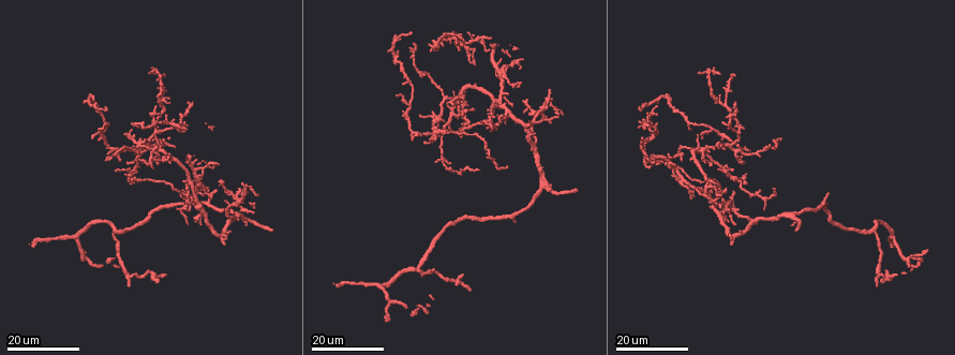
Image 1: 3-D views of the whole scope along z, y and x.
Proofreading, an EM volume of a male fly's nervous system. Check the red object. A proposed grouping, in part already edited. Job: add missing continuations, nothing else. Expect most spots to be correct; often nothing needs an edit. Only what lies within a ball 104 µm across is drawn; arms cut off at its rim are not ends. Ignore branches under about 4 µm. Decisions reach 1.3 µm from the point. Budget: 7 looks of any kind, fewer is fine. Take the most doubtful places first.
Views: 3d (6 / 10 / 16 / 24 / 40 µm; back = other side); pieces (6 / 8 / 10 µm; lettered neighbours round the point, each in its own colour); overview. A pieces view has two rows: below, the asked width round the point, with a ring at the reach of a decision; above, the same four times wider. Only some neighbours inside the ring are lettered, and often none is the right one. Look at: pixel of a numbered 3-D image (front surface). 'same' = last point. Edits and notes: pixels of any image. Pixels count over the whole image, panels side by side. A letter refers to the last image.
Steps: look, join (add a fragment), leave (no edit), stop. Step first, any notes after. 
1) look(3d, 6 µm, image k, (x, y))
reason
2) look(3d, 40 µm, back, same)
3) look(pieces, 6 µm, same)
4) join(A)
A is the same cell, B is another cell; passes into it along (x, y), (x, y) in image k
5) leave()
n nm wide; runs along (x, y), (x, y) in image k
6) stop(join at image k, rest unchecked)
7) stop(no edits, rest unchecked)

look(3d, 24 µm, image 1, (398, 94))
tapers out

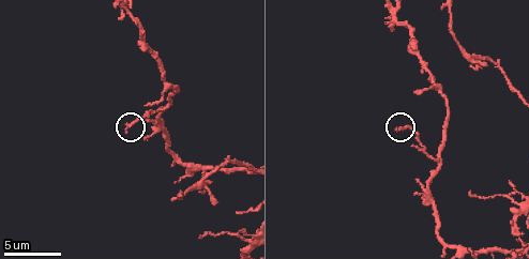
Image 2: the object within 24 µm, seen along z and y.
look(pieces, 6 µm, image 2, (126, 133))
what lies round it

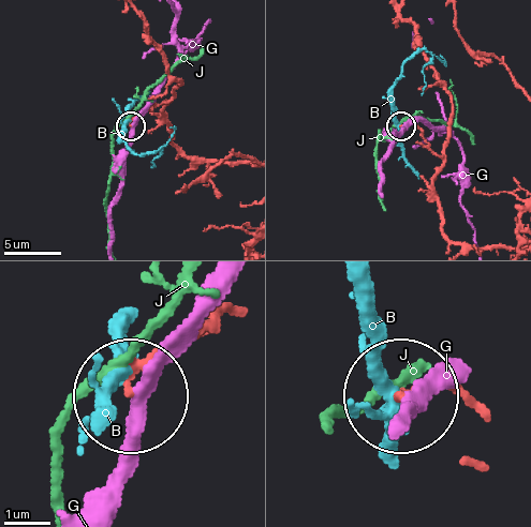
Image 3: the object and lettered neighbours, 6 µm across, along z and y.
leave()
B, G and J are other cells; runs along (451, 394), (404, 390) in image 3; none of them fits

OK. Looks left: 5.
look(3d, 16 µm, image 1, (486, 129))
tapers out

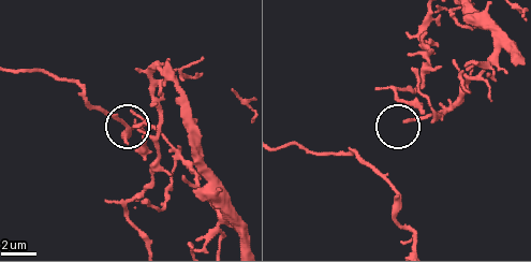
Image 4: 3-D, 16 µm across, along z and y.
look(pieces, 8 µm, image 4, (407, 119))

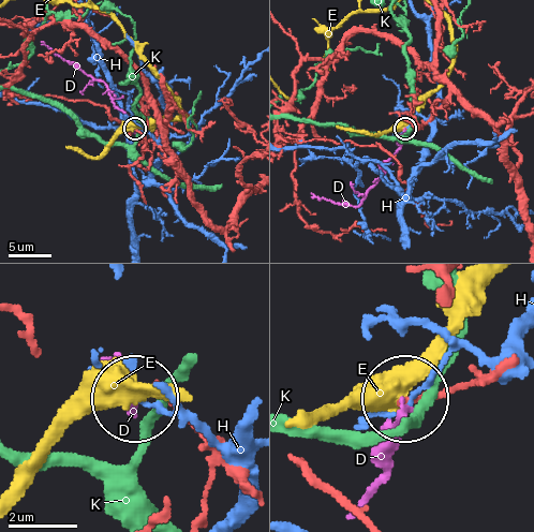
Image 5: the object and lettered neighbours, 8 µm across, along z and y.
leave()
D, E, H and K are other cells; runs along (499, 365), (439, 396), (406, 399) in image 5; none of them fits

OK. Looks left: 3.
look(3d, 16 µm, image 1, (734, 102))
end of a long branch

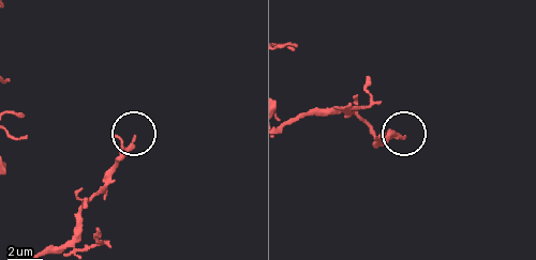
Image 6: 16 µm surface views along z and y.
look(pieces, 8 µm, image 6, (134, 137))

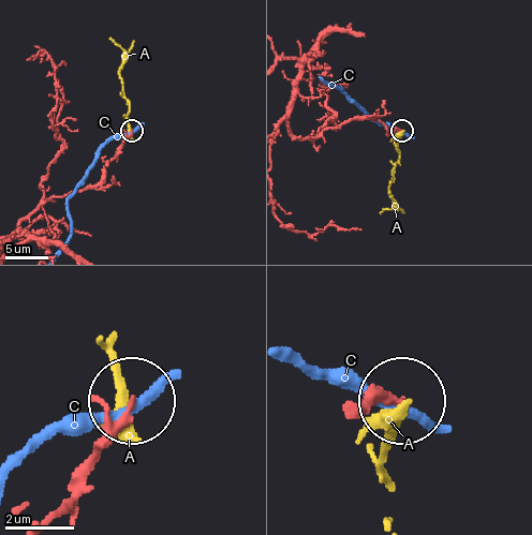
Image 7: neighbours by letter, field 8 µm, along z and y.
leave()
A and C are other cells; no lettered fragment goes on from it

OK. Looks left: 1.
stop(no edits, rest unchecked)

